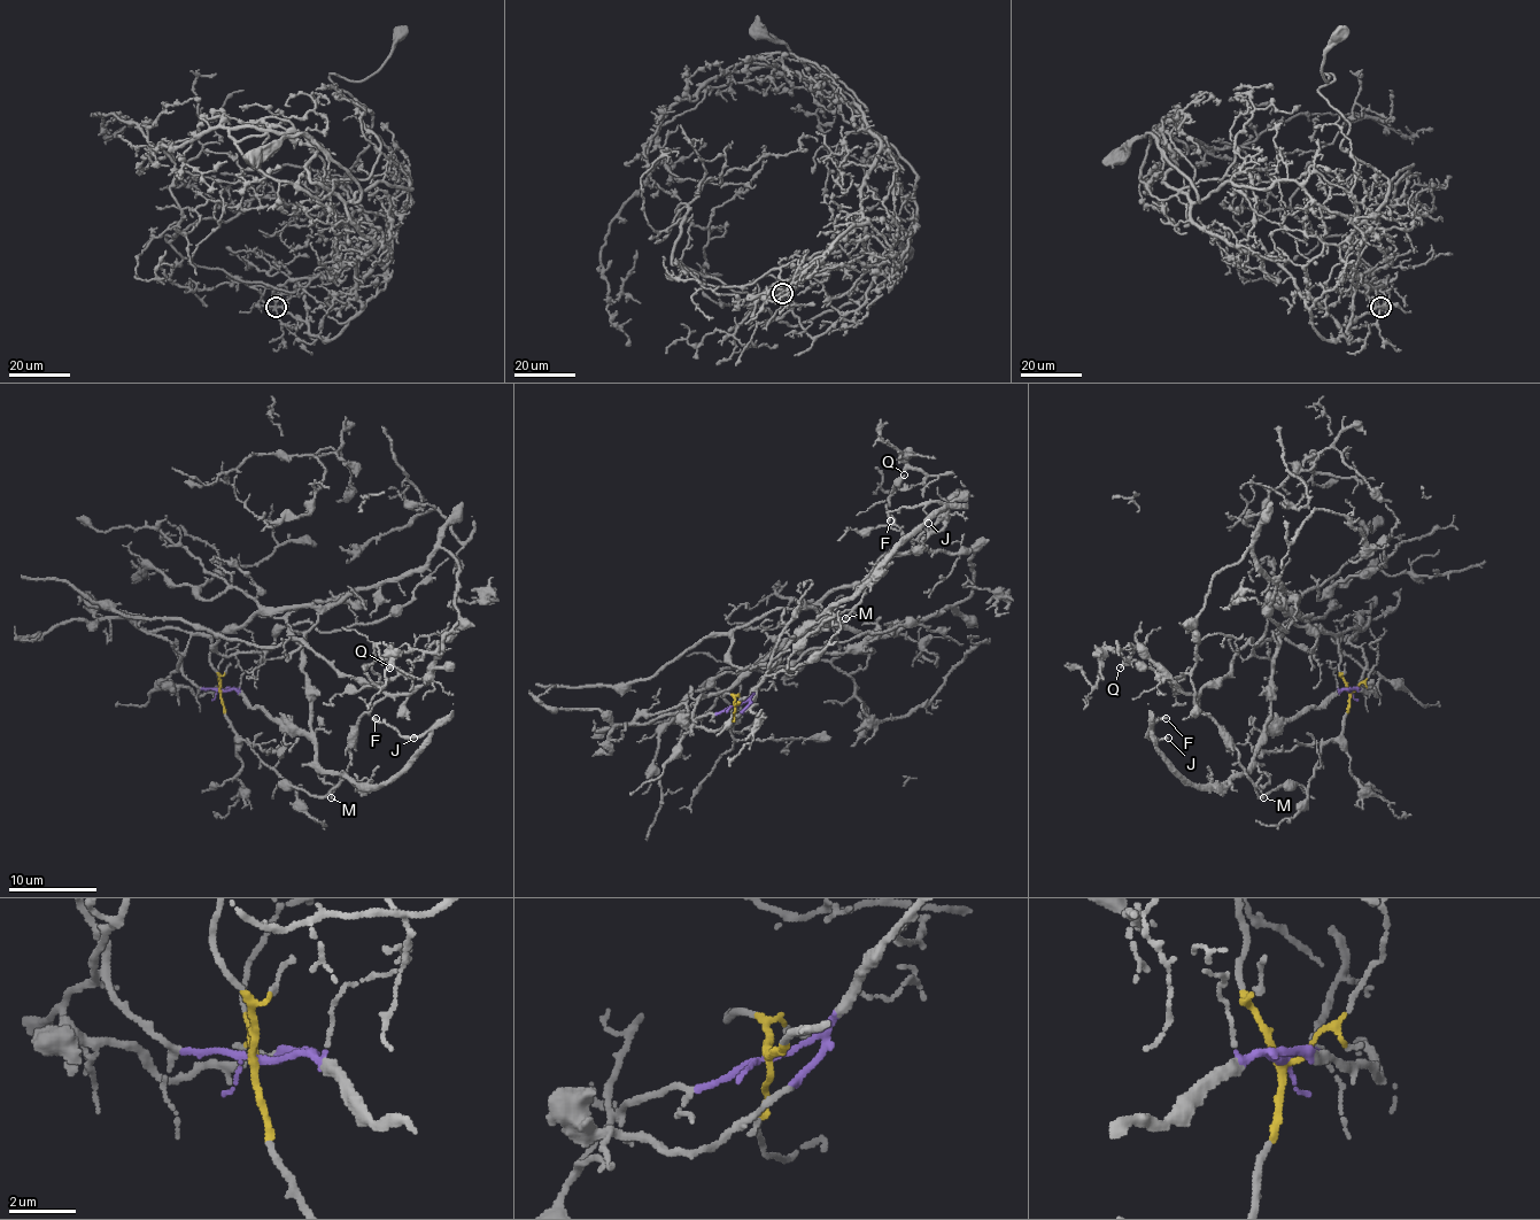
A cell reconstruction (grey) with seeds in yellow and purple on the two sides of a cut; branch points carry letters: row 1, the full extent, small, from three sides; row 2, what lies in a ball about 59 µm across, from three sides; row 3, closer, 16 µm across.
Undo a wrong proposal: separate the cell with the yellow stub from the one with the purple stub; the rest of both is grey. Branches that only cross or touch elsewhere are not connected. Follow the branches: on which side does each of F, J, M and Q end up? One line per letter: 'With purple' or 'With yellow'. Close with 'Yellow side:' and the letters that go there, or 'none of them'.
F: With purple
J: With purple
M: With yellow
Q: With yellow
Yellow side: M, Q

